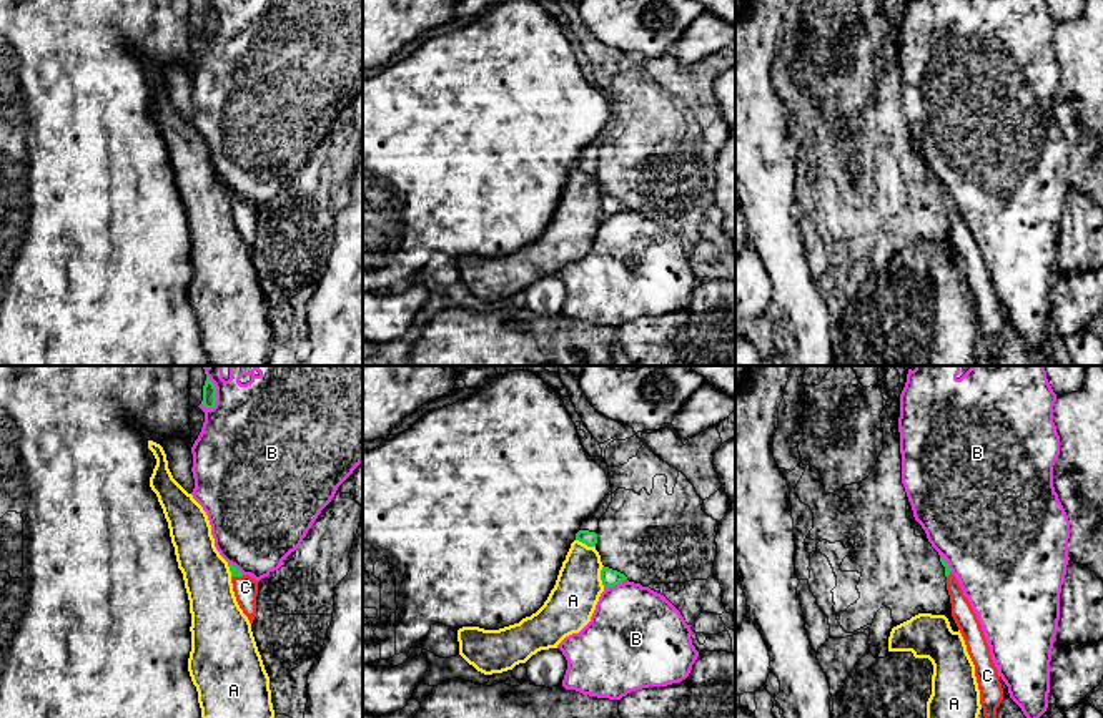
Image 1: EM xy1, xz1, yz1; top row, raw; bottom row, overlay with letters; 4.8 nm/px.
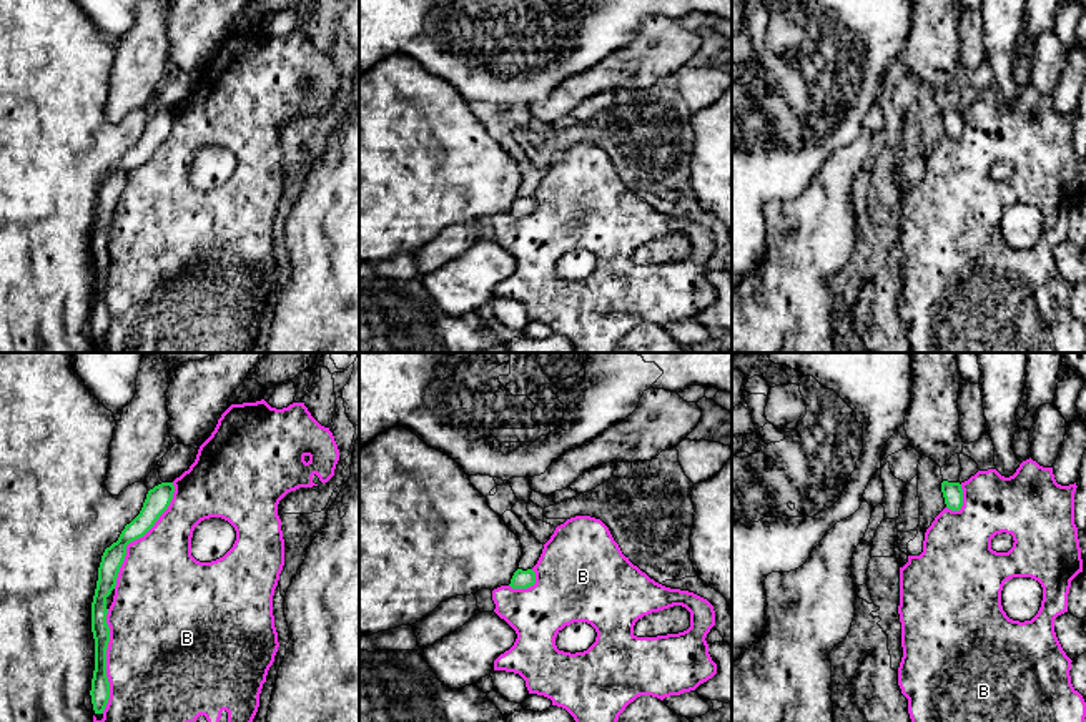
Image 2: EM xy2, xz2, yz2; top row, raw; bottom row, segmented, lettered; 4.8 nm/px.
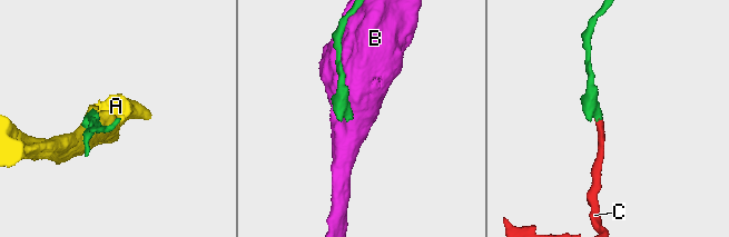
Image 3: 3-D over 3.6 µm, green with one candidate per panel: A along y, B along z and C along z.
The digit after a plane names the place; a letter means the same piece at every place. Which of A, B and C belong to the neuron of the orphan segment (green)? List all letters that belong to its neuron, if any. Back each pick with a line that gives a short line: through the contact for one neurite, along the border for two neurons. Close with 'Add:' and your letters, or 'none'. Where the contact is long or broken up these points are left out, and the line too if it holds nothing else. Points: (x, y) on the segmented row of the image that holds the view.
C: line xy1 (235, 572), (237, 575), (245, 587)
Add: C

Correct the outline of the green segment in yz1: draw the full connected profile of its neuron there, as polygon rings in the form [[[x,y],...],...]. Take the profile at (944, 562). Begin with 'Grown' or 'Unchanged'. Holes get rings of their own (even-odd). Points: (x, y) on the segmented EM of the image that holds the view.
Grown. [[[940,555],[945,567],[947,590],[952,603],[952,617],[965,640],[967,652],[975,665],[975,676],[980,690],[980,705],[985,718],[997,718],[997,708],[1003,700],[1003,688],[998,670],[992,660],[990,647],[983,635],[982,625],[957,577],[948,568],[947,560]]]

